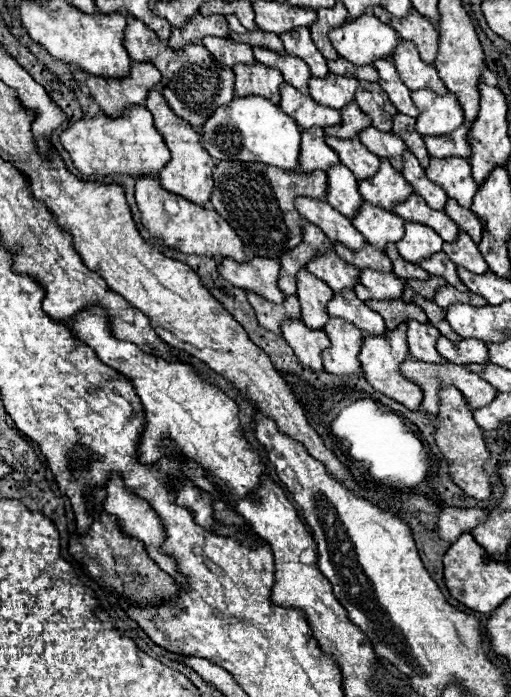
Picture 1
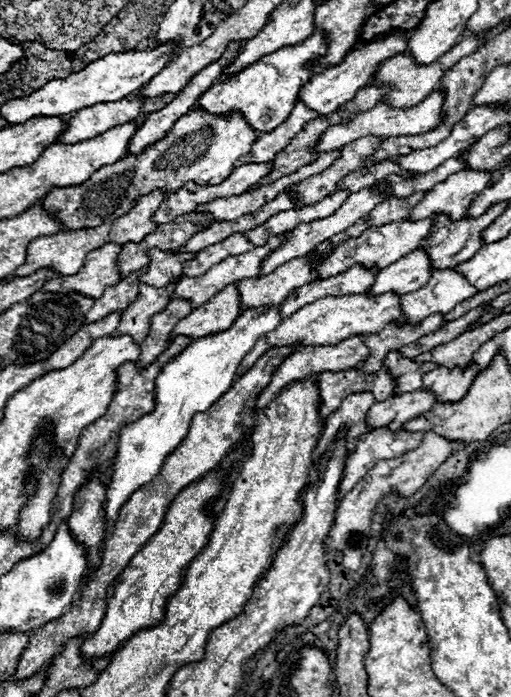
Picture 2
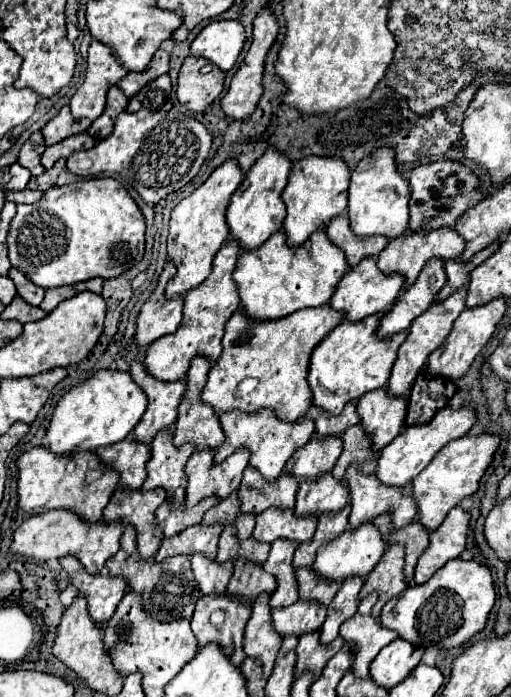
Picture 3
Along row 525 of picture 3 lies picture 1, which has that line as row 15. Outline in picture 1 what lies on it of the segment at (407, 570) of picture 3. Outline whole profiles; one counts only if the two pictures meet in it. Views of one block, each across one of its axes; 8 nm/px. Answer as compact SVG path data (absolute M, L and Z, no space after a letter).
M376 6L376 10L372 10L372 14L376 14L376 18L380 22L390 24L400 34L400 38L414 42L414 46L418 48L418 52L426 64L434 64L436 54L438 54L438 32L432 22L428 22L426 18L422 18L422 22L420 22L420 14L416 14L416 12L408 14L408 18L396 20L396 18L392 18L392 14L388 14L380 6Z

